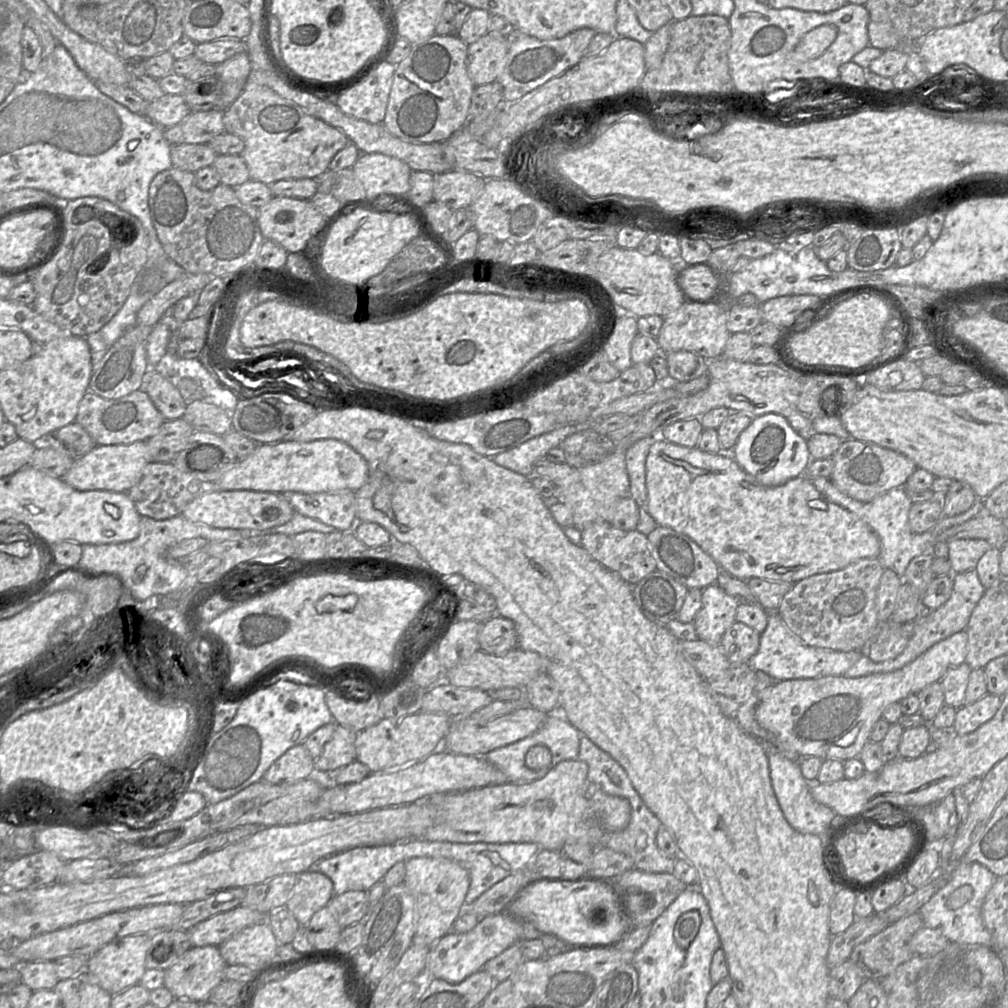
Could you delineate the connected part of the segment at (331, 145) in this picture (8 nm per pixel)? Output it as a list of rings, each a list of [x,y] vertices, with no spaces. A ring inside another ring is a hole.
[[[246,84],[239,97],[225,110],[223,121],[226,133],[244,141],[240,155],[248,167],[250,180],[267,185],[283,179],[317,179],[328,170],[333,157],[350,142],[340,130],[259,84]]]

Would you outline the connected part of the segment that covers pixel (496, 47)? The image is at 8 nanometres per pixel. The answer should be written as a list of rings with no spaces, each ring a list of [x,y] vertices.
[[[489,31],[468,46],[467,72],[474,86],[497,80],[507,58],[507,37]]]

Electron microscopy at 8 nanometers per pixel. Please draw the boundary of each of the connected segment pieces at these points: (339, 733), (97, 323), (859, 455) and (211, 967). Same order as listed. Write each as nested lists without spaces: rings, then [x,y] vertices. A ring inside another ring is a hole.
[[[336,724],[332,738],[325,744],[315,767],[321,771],[334,771],[356,760],[355,740],[357,733]]]
[[[87,196],[58,205],[62,208],[65,238],[58,254],[33,280],[36,292],[33,307],[61,327],[65,334],[85,338],[99,331],[123,306],[133,284],[145,269],[149,238],[135,216],[106,199]]]
[[[853,438],[842,441],[831,457],[834,467],[830,479],[841,492],[856,500],[869,502],[892,488],[905,487],[910,476],[918,468],[913,460],[894,450]]]
[[[192,946],[165,970],[164,986],[175,999],[189,999],[202,1004],[223,981],[226,967],[218,946]]]

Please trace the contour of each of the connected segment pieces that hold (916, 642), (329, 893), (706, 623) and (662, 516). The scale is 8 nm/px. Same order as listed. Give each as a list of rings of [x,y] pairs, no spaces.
[[[972,569],[963,573],[953,574],[953,582],[954,584],[953,584],[952,594],[950,598],[942,606],[933,610],[925,619],[916,619],[914,621],[911,621],[915,623],[913,634],[910,638],[907,647],[899,656],[884,662],[874,662],[868,656],[862,656],[850,669],[846,671],[845,674],[843,674],[843,676],[848,678],[856,678],[856,677],[866,676],[874,673],[884,673],[884,672],[892,672],[898,670],[904,667],[905,665],[911,663],[912,661],[914,661],[918,656],[923,654],[934,644],[950,637],[951,635],[957,632],[966,630],[971,614],[974,608],[976,607],[977,603],[979,602],[979,600],[984,595],[986,589],[982,585],[976,569]]]
[[[309,869],[297,875],[285,908],[305,926],[311,917],[327,906],[334,896],[333,883],[323,873]]]
[[[716,584],[702,589],[702,606],[693,620],[697,637],[711,645],[720,645],[725,631],[736,621],[738,605],[734,597]]]
[[[658,437],[650,447],[646,457],[646,489],[646,510],[653,517],[657,525],[672,528],[676,532],[688,536],[699,545],[703,551],[713,558],[722,572],[729,573],[741,580],[761,578],[770,581],[797,583],[798,581],[815,574],[841,570],[863,558],[878,558],[881,551],[880,540],[875,532],[860,517],[829,501],[815,488],[812,480],[805,475],[790,479],[779,486],[765,487],[760,485],[750,474],[746,473],[736,460],[726,458],[719,454],[704,452],[698,447],[685,447],[673,444]]]

